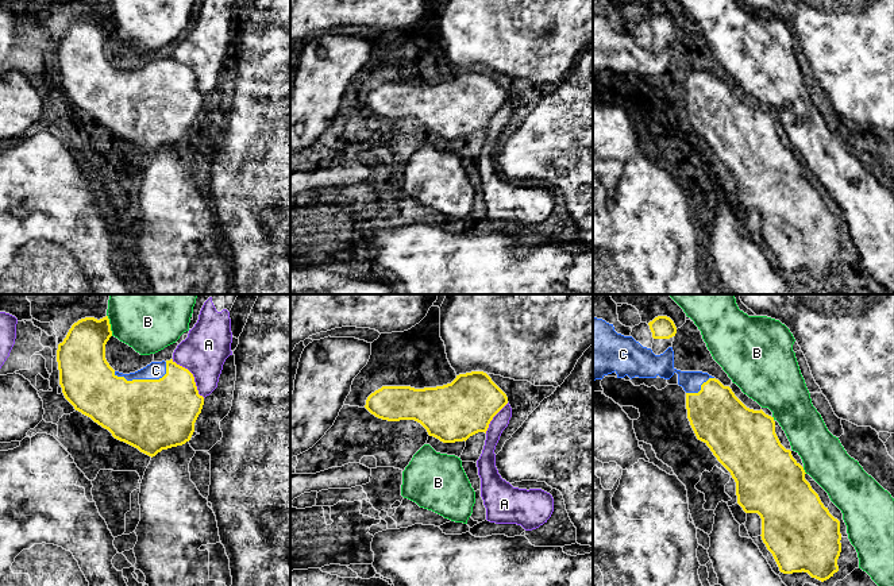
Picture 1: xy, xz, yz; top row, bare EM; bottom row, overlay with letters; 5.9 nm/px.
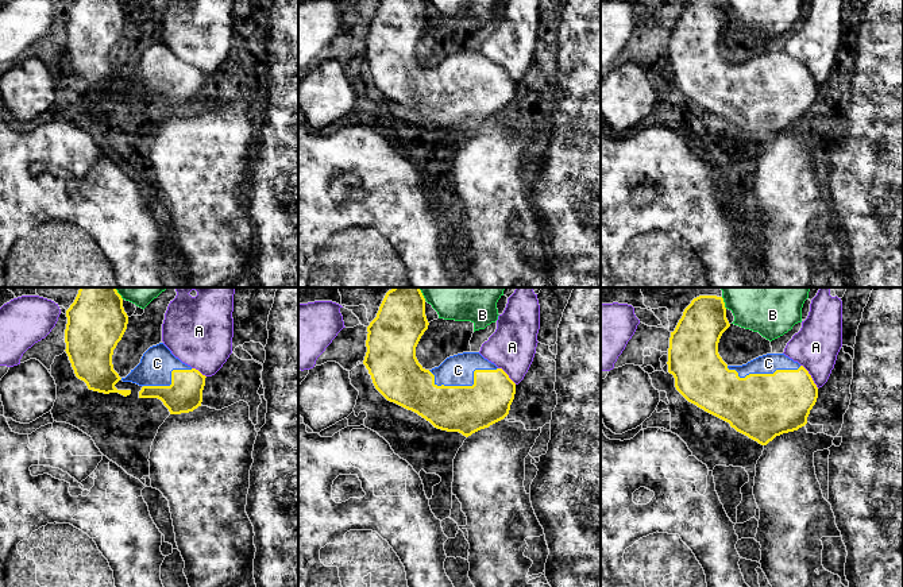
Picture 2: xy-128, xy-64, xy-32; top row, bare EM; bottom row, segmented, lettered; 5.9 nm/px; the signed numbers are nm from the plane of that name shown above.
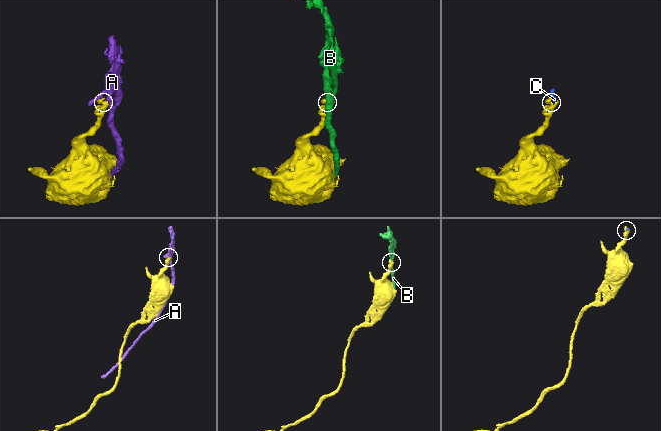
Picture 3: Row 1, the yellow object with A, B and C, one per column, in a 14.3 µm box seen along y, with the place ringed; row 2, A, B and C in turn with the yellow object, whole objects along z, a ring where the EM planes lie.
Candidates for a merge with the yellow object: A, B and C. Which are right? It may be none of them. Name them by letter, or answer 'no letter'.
C

